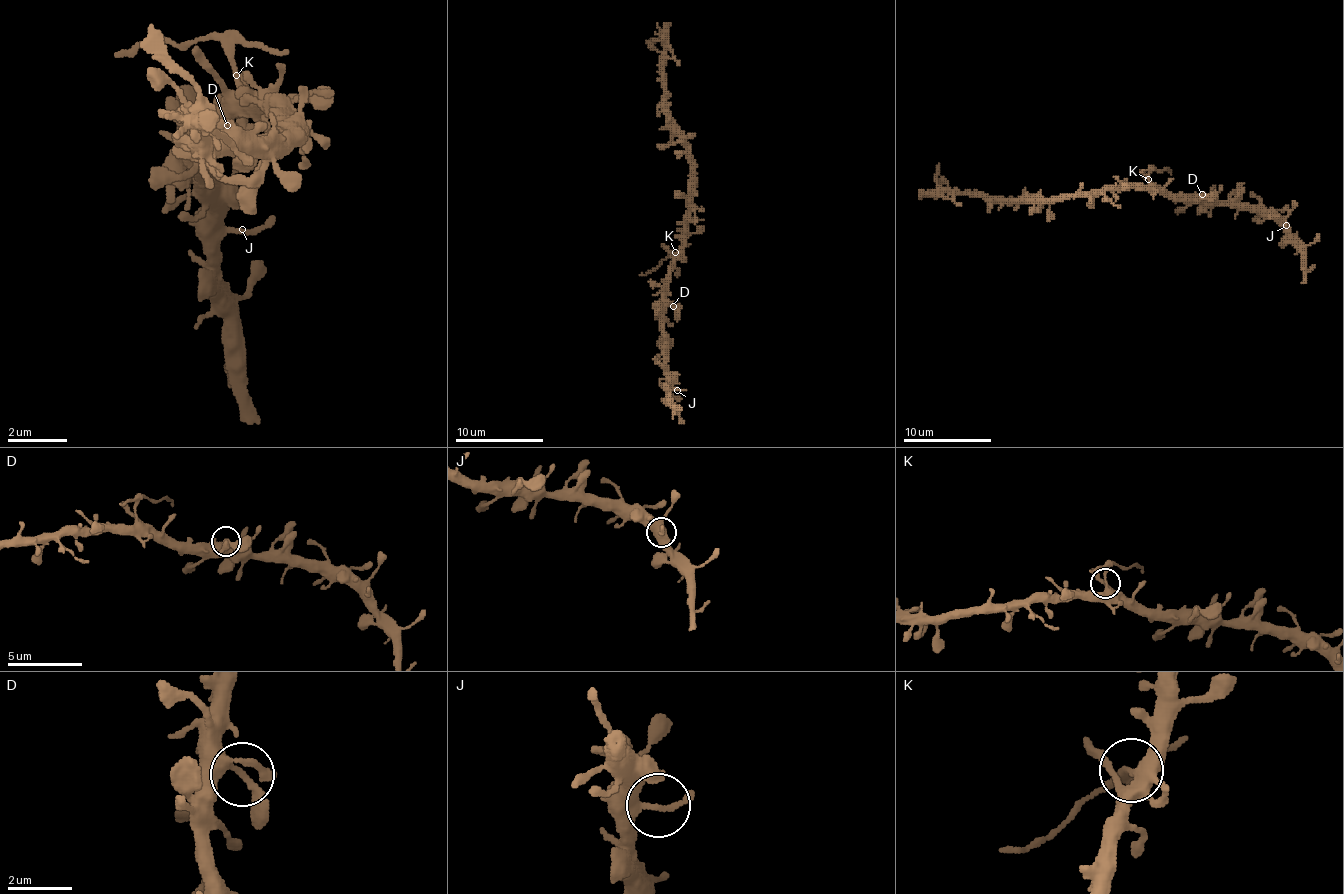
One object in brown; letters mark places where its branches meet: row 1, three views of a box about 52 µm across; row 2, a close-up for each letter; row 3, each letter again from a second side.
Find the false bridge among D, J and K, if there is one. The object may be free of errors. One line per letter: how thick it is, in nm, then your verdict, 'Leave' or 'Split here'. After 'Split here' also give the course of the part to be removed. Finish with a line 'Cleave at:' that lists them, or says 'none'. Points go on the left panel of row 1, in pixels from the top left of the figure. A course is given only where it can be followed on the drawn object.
D: Thickness 280 nm. Leave
J: Thickness 260 nm. Leave
K: Thickness 280 nm. Split here. Course of the part to remove: (235, 74), (212, 36), (161, 44), (116, 59)
Cleave at: K

